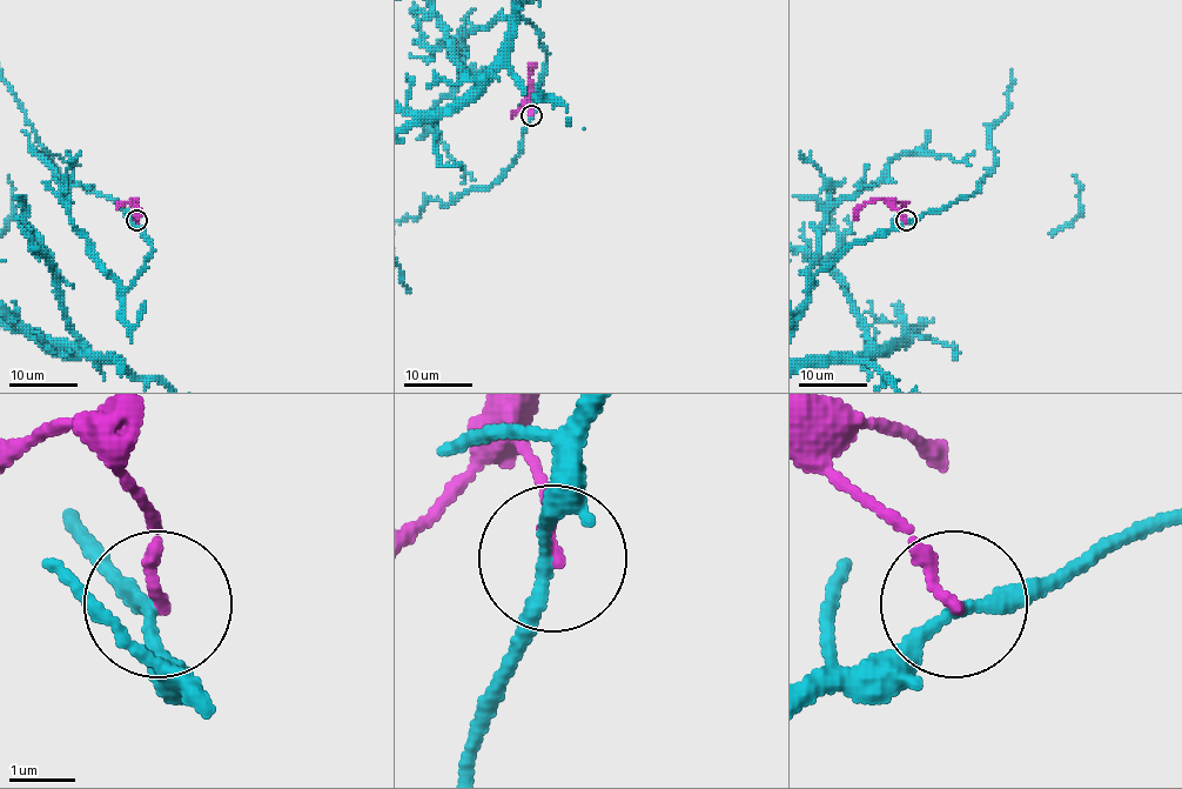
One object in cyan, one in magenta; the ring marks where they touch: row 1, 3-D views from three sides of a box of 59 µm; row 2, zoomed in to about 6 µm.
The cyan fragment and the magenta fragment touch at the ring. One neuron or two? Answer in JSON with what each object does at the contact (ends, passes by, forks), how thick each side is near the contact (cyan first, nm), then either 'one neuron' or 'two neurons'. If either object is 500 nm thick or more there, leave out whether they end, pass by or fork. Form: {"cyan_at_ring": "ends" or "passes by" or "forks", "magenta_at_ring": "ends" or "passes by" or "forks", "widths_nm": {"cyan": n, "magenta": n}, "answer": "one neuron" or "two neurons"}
{"cyan_at_ring": "passes by", "magenta_at_ring": "ends", "widths_nm": {"cyan": 200, "magenta": 180}, "answer": "two neurons"}

